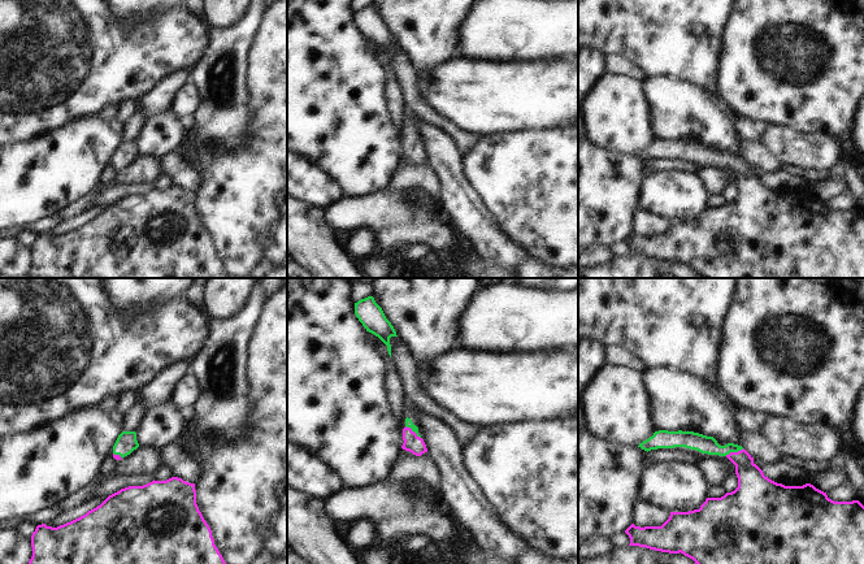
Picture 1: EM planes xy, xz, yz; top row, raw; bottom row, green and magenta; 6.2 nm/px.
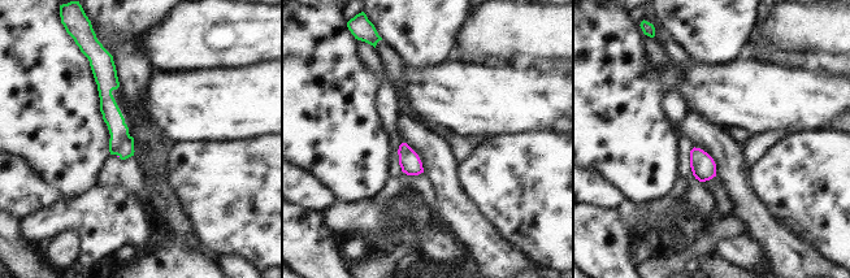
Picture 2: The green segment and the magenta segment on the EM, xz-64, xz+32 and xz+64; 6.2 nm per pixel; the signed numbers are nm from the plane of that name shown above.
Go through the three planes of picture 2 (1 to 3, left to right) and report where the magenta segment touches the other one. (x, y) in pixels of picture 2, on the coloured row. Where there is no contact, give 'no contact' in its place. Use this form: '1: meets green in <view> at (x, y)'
1: meets green in xz-64 at (118, 155)
2: no contact
3: no contact

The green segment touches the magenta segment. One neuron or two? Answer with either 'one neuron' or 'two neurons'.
one neuron

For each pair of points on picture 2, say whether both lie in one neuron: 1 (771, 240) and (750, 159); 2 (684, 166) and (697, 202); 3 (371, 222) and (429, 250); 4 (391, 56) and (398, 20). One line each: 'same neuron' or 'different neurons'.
1: different neurons
2: same neuron
3: same neuron
4: different neurons

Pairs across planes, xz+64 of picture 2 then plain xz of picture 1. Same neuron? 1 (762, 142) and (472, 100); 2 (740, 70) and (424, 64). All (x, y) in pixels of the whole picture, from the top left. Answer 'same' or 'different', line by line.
1: different
2: different

